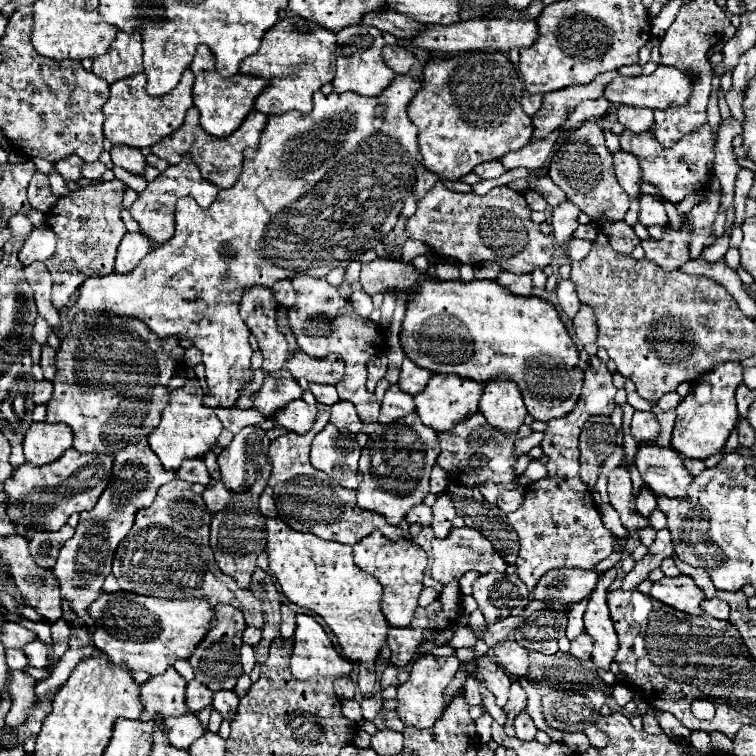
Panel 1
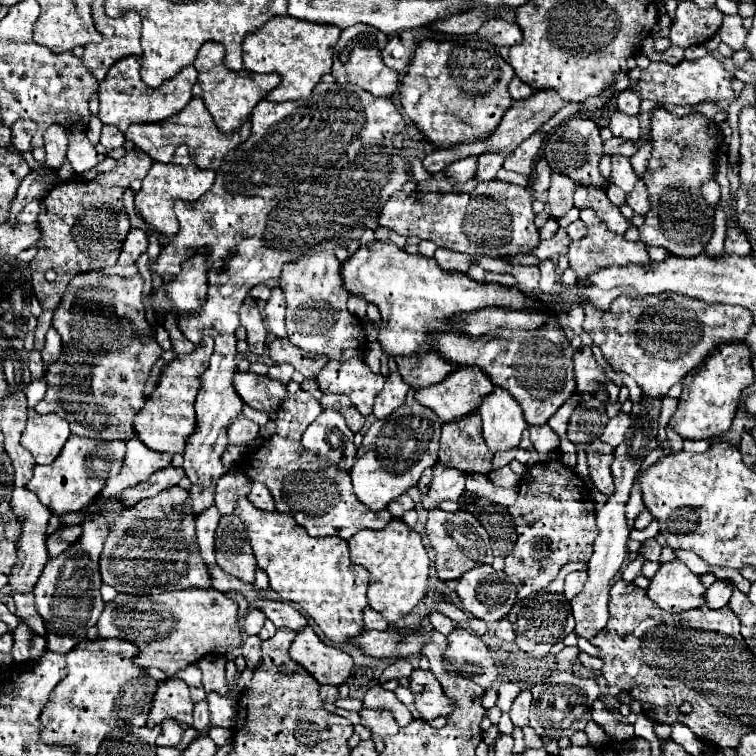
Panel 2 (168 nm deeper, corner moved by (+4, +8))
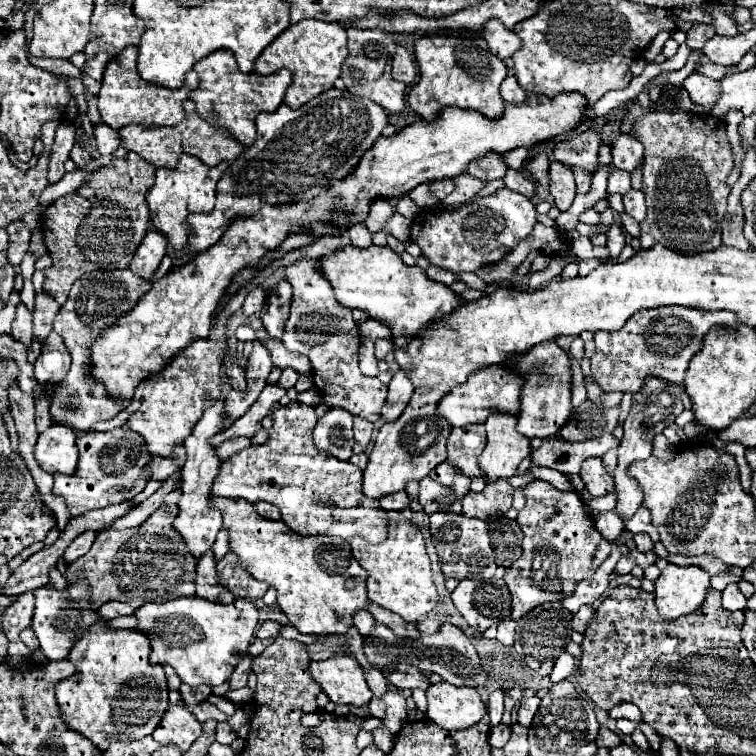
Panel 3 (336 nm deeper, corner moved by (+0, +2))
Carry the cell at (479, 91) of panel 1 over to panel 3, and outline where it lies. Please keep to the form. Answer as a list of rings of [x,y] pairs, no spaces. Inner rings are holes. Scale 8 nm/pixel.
[[[422,36],[414,44],[420,82],[408,92],[408,106],[422,118],[434,120],[446,106],[478,110],[496,120],[504,114],[500,84],[508,76],[506,64],[490,54],[482,36]]]

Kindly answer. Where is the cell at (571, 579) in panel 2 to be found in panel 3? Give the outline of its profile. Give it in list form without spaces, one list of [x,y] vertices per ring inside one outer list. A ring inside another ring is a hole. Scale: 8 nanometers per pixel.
[[[623,532],[618,540],[620,543],[611,545],[612,551],[609,557],[605,560],[605,563],[601,564],[596,574],[594,574],[590,580],[578,582],[574,594],[570,594],[570,596],[566,596],[566,598],[562,600],[562,606],[564,606],[566,610],[570,610],[572,614],[576,614],[580,606],[584,606],[584,604],[594,604],[594,602],[606,592],[606,588],[609,586],[610,572],[614,570],[621,557],[620,544],[625,544],[627,542],[626,540],[632,539],[633,536],[631,532]]]

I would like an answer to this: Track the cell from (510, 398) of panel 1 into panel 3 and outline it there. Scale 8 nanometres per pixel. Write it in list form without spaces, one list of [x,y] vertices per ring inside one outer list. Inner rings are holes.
[[[494,412],[486,420],[486,448],[478,462],[488,482],[510,478],[516,474],[520,460],[530,454],[530,440],[516,430],[518,418],[514,414]]]

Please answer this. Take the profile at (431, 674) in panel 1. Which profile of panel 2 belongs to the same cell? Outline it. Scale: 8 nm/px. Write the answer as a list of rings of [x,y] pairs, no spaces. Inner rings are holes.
[[[414,670],[410,676],[410,690],[424,720],[432,720],[438,716],[448,718],[452,714],[452,700],[442,692],[442,686],[430,670]]]

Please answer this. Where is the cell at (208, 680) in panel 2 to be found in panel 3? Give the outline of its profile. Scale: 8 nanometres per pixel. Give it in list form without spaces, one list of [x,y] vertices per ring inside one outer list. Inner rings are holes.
[[[210,694],[210,698],[208,698],[220,712],[224,712],[224,714],[228,714],[228,716],[232,716],[234,714],[234,710],[236,710],[236,706],[228,700],[228,698],[224,698],[224,696],[216,696],[216,694]]]

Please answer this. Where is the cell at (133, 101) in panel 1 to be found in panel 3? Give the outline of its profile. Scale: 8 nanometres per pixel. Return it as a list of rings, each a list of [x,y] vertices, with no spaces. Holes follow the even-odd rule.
[[[130,46],[122,50],[116,58],[112,58],[110,64],[106,66],[102,88],[98,94],[98,110],[102,114],[102,120],[114,130],[120,130],[122,126],[128,126],[128,124],[148,124],[148,126],[180,124],[186,116],[182,104],[184,100],[188,100],[190,90],[198,86],[196,72],[190,72],[190,88],[182,86],[178,90],[170,90],[170,88],[162,88],[162,86],[144,82],[136,70],[136,60],[138,60],[138,48]]]

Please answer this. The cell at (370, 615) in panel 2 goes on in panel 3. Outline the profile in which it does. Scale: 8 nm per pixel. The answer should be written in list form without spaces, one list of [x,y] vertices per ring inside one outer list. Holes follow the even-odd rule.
[[[358,610],[354,614],[354,626],[360,630],[362,636],[370,634],[370,630],[374,628],[374,624],[376,624],[376,620],[374,620],[374,616],[368,610]]]

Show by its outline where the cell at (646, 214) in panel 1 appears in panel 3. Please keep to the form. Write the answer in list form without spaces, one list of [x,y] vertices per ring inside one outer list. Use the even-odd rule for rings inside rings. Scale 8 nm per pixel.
[[[630,190],[626,196],[622,196],[626,214],[630,214],[634,220],[642,222],[646,218],[646,202],[642,190]]]

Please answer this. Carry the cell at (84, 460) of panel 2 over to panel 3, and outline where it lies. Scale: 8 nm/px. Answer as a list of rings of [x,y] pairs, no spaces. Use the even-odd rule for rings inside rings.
[[[120,428],[112,432],[90,432],[78,438],[78,452],[78,470],[74,474],[52,474],[52,494],[66,500],[66,508],[72,516],[80,516],[88,510],[104,508],[108,504],[118,504],[144,490],[148,482],[144,464],[152,460],[152,454],[148,452],[140,434]]]

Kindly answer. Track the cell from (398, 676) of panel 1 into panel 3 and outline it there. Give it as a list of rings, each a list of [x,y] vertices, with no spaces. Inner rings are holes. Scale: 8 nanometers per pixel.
[[[398,664],[396,670],[388,676],[388,680],[390,680],[390,684],[394,684],[400,690],[404,690],[404,688],[426,690],[430,686],[428,678],[420,670],[416,670],[416,666],[410,666],[410,664]]]

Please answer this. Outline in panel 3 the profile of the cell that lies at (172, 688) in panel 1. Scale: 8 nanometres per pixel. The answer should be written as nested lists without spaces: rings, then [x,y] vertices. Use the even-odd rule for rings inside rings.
[[[170,704],[164,718],[152,732],[152,738],[160,744],[174,742],[182,752],[186,752],[200,734],[202,734],[202,724],[194,718],[194,714],[186,706]]]

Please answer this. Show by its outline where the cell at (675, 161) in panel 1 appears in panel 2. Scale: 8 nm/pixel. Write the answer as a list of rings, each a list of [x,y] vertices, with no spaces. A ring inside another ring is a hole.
[[[606,140],[604,142],[604,154],[614,156],[614,154],[622,154],[622,156],[632,156],[636,152],[636,142],[628,142],[628,140]]]

